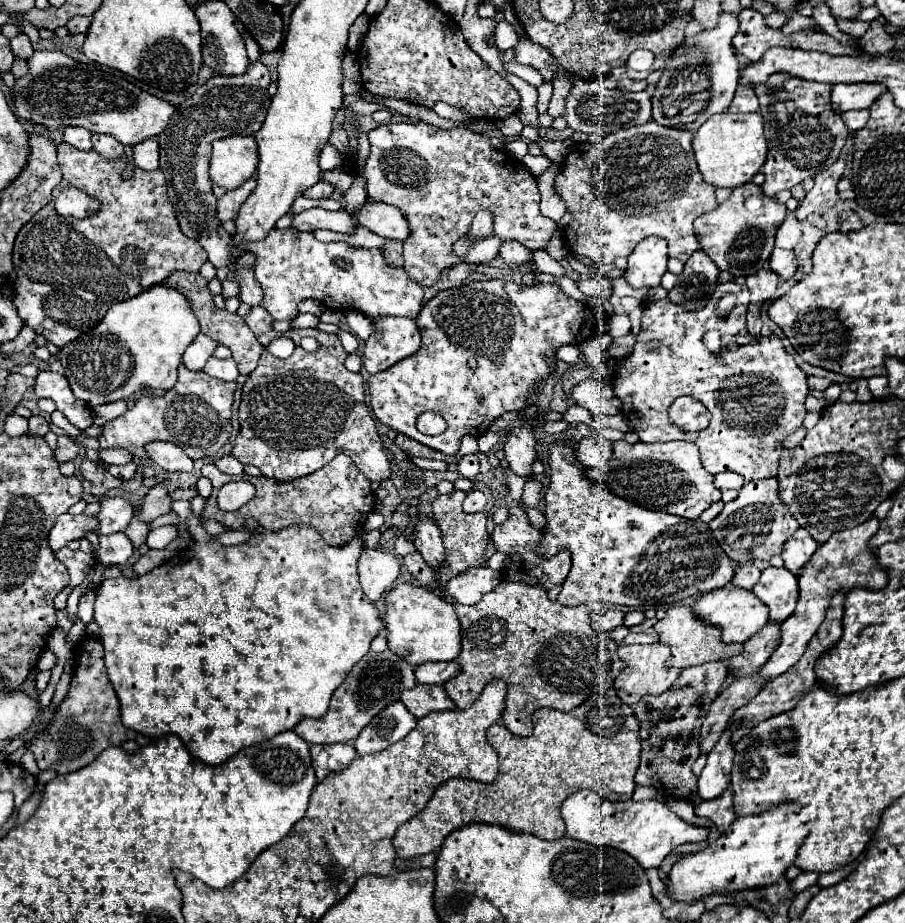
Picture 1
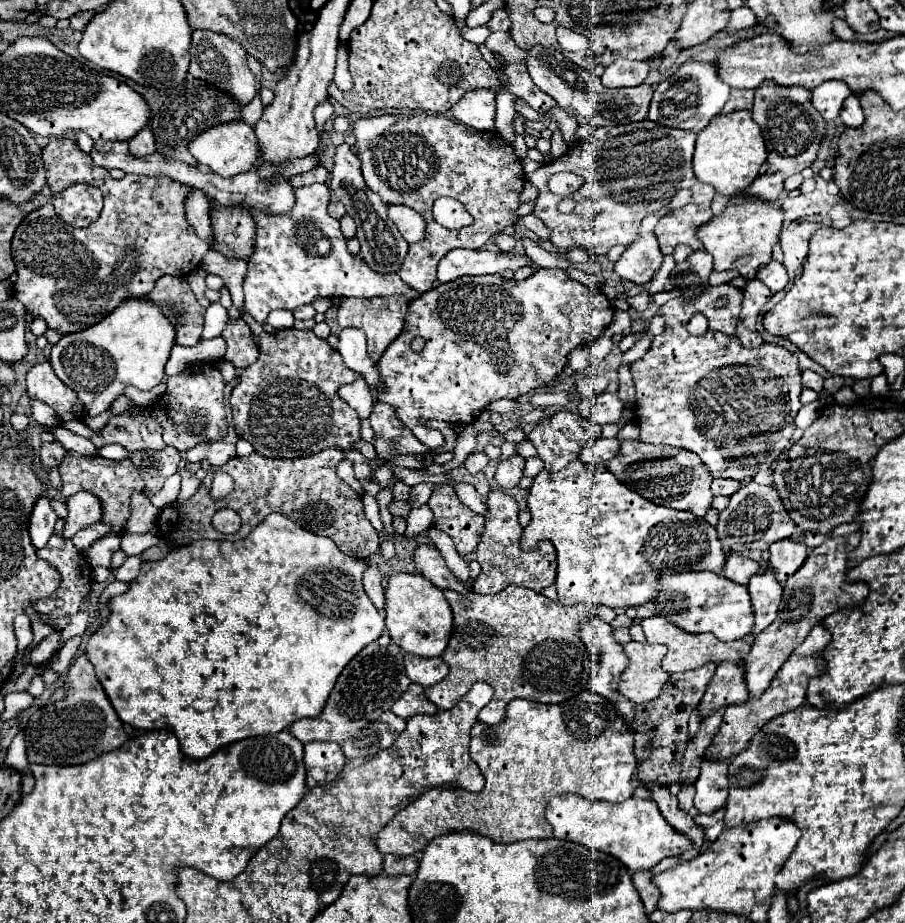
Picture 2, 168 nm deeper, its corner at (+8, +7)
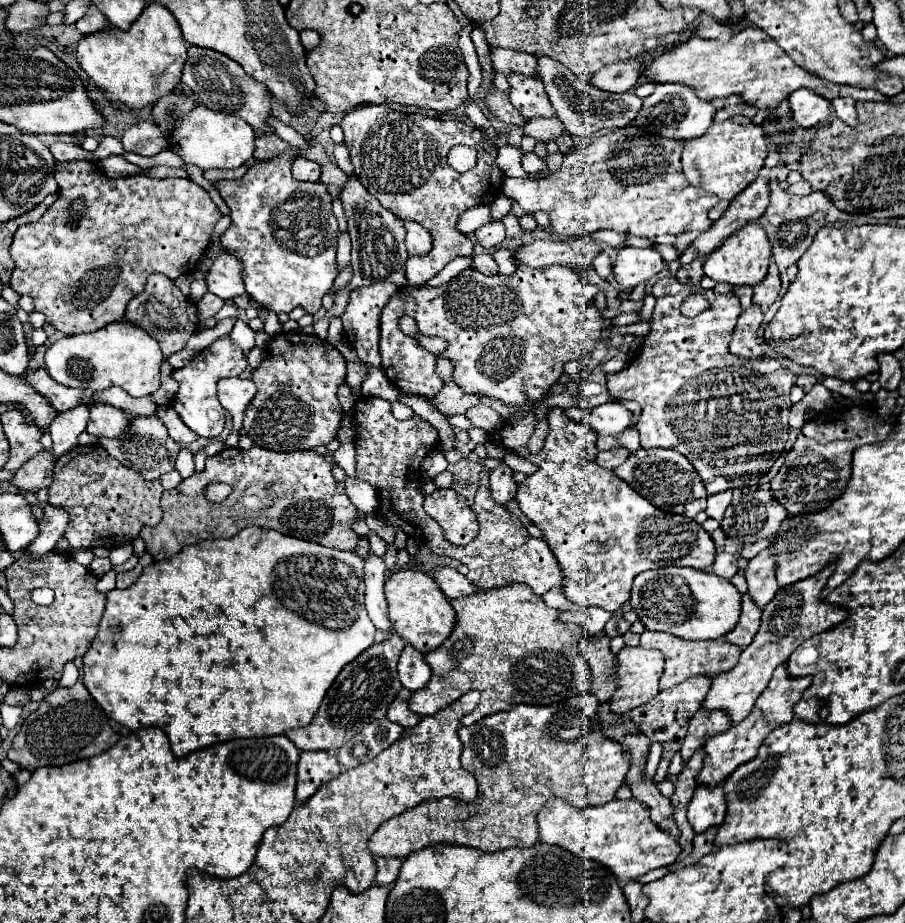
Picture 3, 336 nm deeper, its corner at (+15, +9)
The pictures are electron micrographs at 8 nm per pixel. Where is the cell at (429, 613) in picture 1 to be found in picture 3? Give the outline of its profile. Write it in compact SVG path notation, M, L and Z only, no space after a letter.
M402 568L386 580L384 592L388 600L388 618L392 622L392 632L396 632L406 644L412 644L418 652L428 654L450 636L456 622L456 614L450 606L450 600L442 594L430 574Z

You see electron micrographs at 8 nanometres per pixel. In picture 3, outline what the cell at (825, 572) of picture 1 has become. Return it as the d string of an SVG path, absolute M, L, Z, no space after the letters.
M828 564L816 576L810 576L808 580L798 580L796 584L790 584L788 588L780 588L780 592L776 592L776 596L764 608L760 630L756 632L752 644L742 650L738 664L720 676L714 676L712 688L704 700L704 706L708 710L722 708L730 714L732 722L742 722L750 714L756 698L768 686L772 672L778 664L784 664L788 660L788 656L806 638L820 634L828 628L836 626L838 622L842 622L844 618L848 618L846 608L838 608L836 604L828 604L826 600L820 598L820 592L826 586L826 580L830 578L832 572L834 572L834 568Z

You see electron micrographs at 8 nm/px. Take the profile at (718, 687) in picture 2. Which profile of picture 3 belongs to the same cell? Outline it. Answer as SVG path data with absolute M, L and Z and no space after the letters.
M698 708L696 716L692 716L692 720L688 724L688 734L686 734L682 750L680 750L684 762L690 760L694 750L698 746L702 746L706 742L706 738L710 738L722 730L728 730L730 724L732 722L728 720L728 712L720 712L720 710L708 712L706 708Z

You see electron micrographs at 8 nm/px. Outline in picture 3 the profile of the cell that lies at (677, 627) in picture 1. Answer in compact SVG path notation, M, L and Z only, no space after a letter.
M644 630L642 632L642 640L640 646L644 648L658 648L664 654L664 674L660 678L660 690L666 690L670 686L680 684L682 680L696 676L696 674L706 674L706 676L716 676L720 672L732 670L740 658L740 648L736 648L734 644L728 644L728 640L724 638L716 638L716 640L706 640L706 642L688 642L688 640L680 640L672 634L666 632L652 632L652 630Z

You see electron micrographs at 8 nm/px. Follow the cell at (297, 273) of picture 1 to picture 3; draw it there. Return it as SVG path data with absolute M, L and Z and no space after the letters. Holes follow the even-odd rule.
M288 150L270 162L252 164L240 180L220 180L216 184L232 218L230 228L220 240L224 248L244 260L244 284L258 306L276 314L288 314L292 308L302 306L314 314L338 276L336 240L340 230L326 186L322 182L298 182L292 178L290 162L294 156L296 152ZM300 192L312 192L312 200L300 196Z

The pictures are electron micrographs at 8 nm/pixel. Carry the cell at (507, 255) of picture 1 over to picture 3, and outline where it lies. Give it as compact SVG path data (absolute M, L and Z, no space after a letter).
M494 222L494 224L486 224L480 230L476 230L476 240L484 246L484 248L498 248L504 242L504 224L502 222Z

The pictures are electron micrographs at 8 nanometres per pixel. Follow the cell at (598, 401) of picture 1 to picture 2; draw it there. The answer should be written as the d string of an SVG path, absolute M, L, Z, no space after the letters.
M603 392L603 394L597 398L597 402L595 402L591 420L593 420L595 424L601 424L601 426L605 426L605 424L617 424L617 422L621 422L621 418L623 418L623 410L625 410L625 406L623 406L623 402L617 398L617 394L607 394L607 392Z

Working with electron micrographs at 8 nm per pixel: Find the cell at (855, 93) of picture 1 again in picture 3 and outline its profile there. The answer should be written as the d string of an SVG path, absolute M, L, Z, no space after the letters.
M800 88L800 90L792 92L790 108L792 108L794 120L804 128L826 122L832 112L830 100L816 96L816 92L808 92L808 88Z

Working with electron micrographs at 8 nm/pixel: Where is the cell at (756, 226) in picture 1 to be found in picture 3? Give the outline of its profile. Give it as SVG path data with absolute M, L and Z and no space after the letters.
M752 220L752 222L744 224L744 228L740 228L740 232L734 232L732 236L728 236L728 240L724 240L724 244L720 244L720 248L712 250L704 258L704 274L716 282L730 282L734 286L744 286L744 284L754 286L766 276L770 256L772 256L772 246L770 246L766 232L756 220Z

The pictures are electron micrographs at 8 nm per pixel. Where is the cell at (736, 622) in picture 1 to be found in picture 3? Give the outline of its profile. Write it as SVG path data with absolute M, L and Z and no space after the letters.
M664 566L636 576L630 602L648 630L668 632L684 640L716 640L724 638L736 626L740 618L740 598L742 594L730 580L712 572Z

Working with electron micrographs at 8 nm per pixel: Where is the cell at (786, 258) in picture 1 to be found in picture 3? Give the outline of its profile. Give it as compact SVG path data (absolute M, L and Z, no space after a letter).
M766 276L760 284L754 286L754 302L762 306L762 310L766 312L768 306L776 300L780 292L780 278L778 276Z

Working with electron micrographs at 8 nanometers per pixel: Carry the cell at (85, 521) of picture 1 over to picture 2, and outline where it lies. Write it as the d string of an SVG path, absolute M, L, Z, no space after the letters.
M37 498L31 510L31 518L29 518L29 536L31 536L31 544L35 548L43 548L45 542L51 538L53 534L53 526L55 526L55 512L49 506L47 498Z

